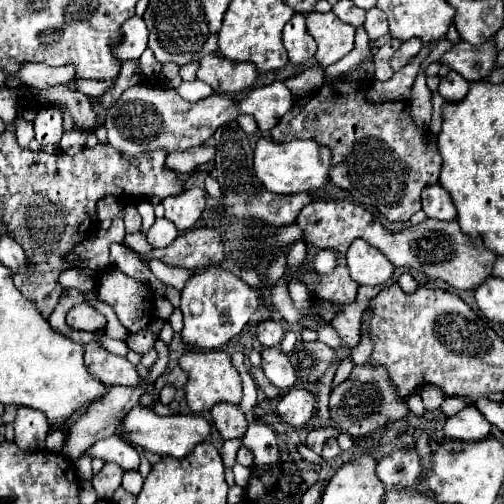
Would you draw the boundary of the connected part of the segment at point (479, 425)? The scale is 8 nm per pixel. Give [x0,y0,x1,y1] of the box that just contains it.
[443,404,491,442]

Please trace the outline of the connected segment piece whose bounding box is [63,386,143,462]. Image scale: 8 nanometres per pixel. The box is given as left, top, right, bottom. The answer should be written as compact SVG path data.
M111 386L109 394L103 400L95 402L79 420L75 420L69 426L63 454L77 462L85 454L85 450L91 448L97 440L117 434L121 416L129 408L133 408L141 396L143 396L141 388Z

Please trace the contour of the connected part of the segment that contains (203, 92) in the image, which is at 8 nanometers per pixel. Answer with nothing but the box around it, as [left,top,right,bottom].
[177,80,215,102]

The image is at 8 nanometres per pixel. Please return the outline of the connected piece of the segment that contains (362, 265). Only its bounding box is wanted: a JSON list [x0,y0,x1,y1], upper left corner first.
[347,238,393,286]

